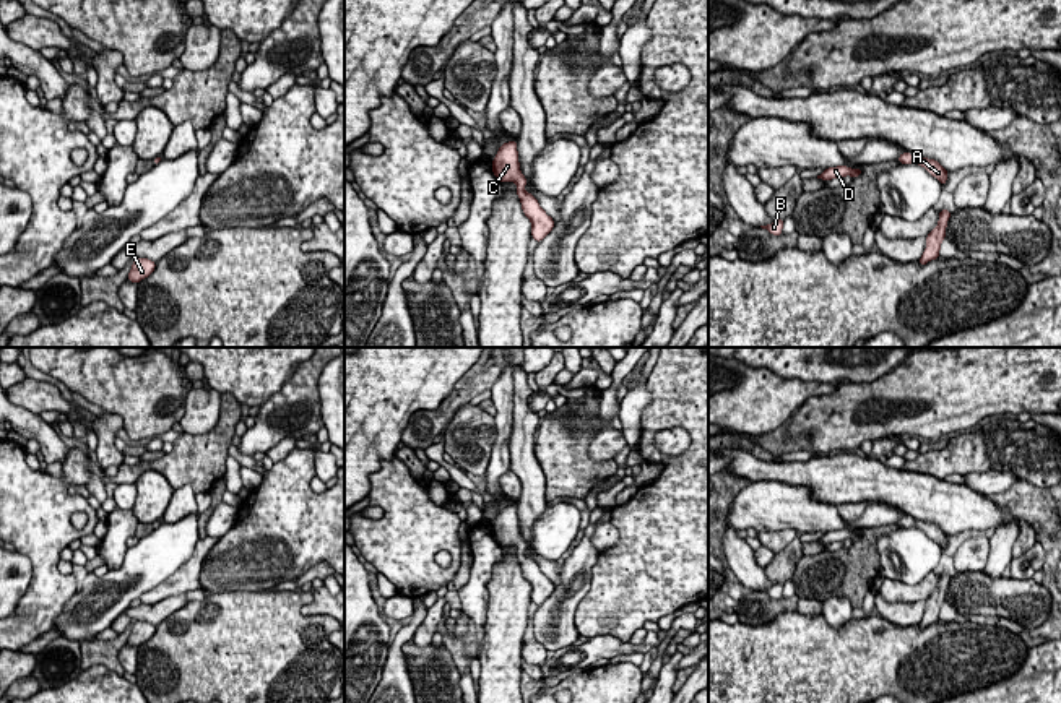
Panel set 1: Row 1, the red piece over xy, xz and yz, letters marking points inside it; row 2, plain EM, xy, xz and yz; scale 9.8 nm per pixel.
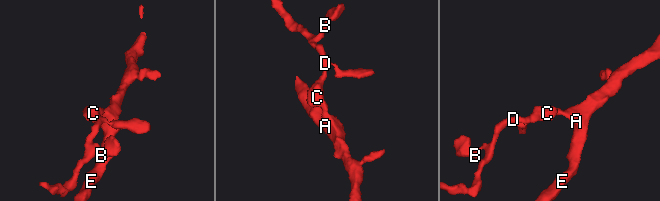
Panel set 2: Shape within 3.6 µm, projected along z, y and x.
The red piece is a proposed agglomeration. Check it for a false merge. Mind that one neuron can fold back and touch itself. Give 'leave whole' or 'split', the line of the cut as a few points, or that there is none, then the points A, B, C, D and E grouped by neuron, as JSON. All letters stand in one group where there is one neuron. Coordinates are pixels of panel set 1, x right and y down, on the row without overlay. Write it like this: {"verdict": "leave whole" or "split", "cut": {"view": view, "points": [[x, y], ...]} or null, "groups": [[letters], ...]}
{"verdict": "leave whole", "cut": null, "groups": [["A", "B", "C", "D", "E"]]}

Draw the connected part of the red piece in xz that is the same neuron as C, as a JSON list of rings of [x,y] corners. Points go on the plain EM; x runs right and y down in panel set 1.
[[[517,505],[504,507],[494,524],[492,536],[497,544],[502,546],[515,546],[517,559],[522,567],[522,573],[525,580],[531,584],[531,601],[536,606],[541,606],[554,591],[554,584],[546,575],[539,570],[538,563],[525,555],[526,541],[520,534]]]

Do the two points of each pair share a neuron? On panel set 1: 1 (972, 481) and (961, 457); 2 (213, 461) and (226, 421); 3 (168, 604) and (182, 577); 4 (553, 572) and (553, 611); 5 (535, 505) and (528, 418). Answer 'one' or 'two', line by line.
1: two
2: one
3: two
4: two
5: one

